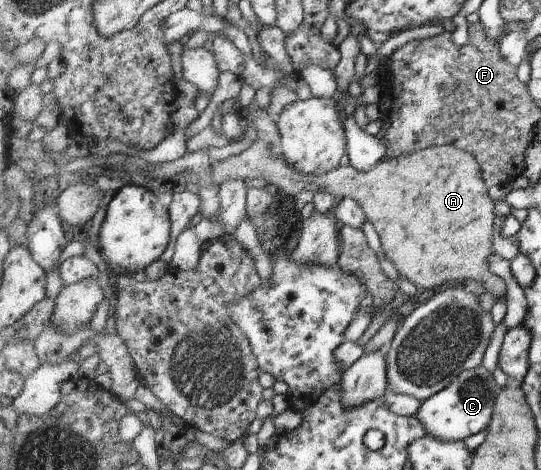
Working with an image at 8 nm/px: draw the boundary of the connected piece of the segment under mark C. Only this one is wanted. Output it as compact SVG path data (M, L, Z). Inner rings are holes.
M483 365L463 373L440 393L422 403L415 417L425 427L426 434L447 442L464 440L488 429L493 420L501 387Z

